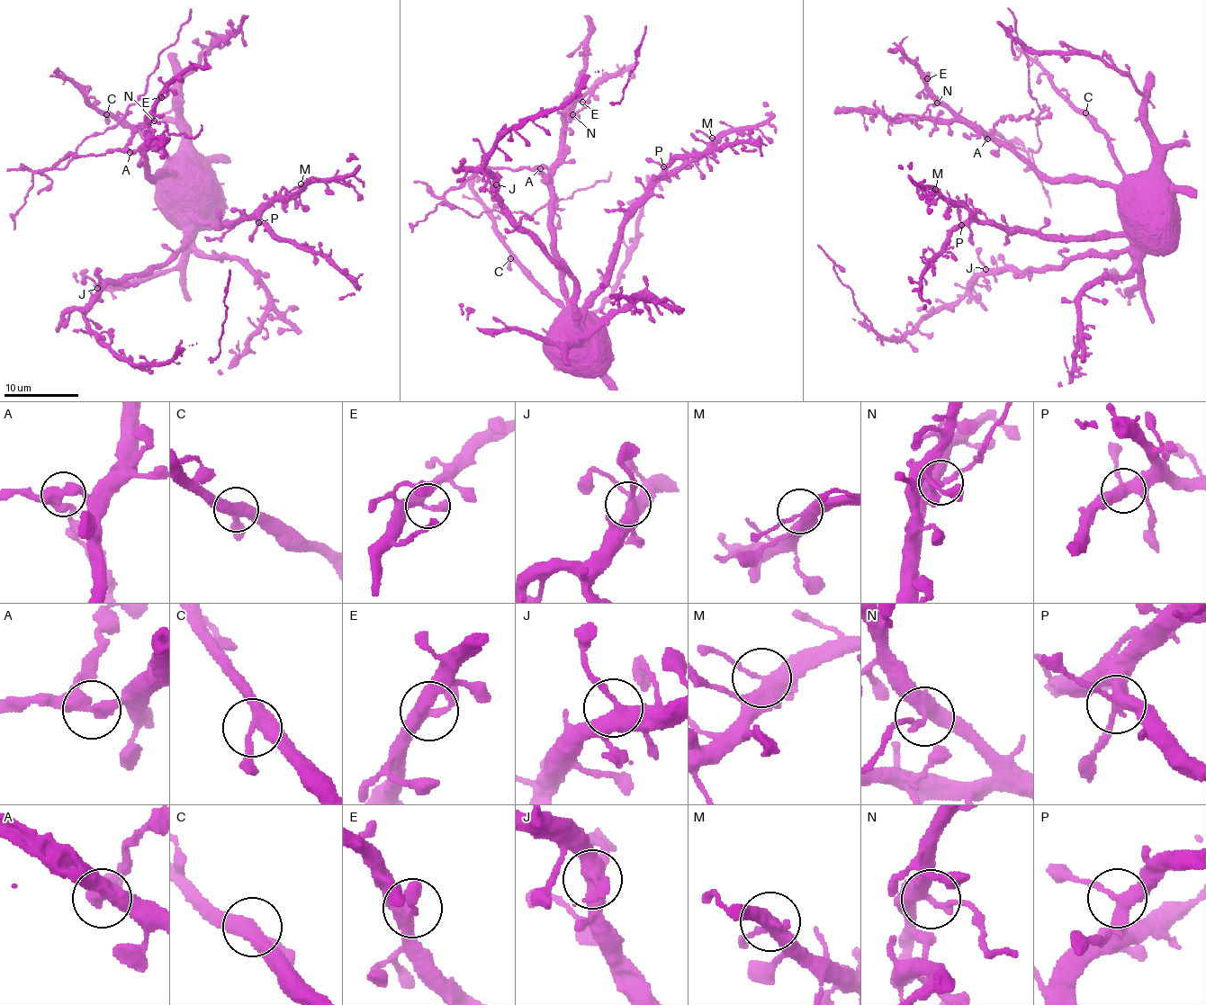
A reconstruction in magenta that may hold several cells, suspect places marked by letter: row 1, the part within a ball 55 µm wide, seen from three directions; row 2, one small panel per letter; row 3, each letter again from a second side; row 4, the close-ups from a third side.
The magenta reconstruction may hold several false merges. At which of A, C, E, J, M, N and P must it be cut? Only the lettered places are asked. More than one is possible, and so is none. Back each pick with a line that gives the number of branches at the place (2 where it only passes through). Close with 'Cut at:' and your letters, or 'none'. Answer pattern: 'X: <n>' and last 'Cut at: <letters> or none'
A: 3
N: 3
Cut at: A, N

